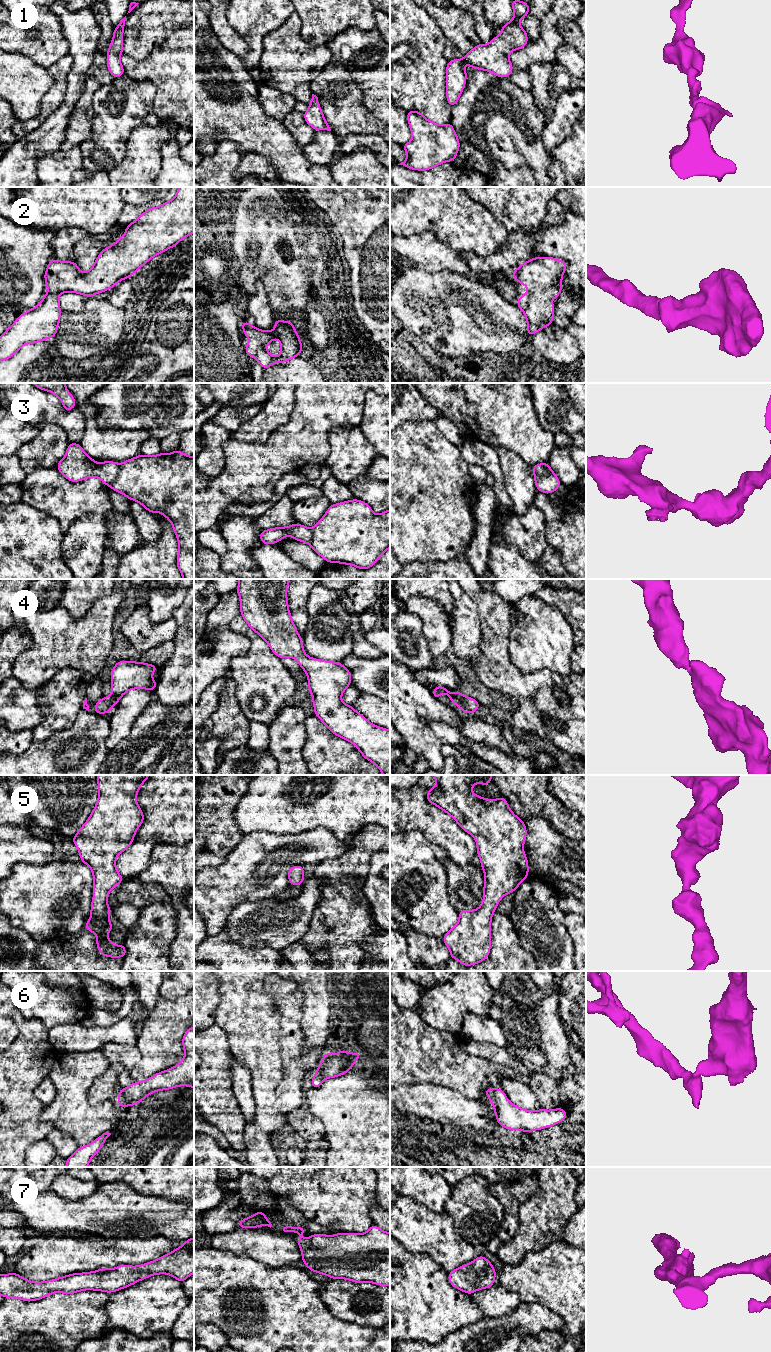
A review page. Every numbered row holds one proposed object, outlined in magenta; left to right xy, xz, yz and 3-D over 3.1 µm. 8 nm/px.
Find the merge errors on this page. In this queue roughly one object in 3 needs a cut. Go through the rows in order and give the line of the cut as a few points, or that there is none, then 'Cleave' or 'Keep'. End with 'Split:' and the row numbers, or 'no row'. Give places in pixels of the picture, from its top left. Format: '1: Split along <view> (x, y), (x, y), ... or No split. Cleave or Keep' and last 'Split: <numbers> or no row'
1: No split. Keep
2: No split. Keep
3: Split along yz (546, 464), (546, 471), (544, 473), (535, 474), (533, 472). Cleave
4: No split. Keep
5: No split. Keep
6: Split along xy (121, 1089), (121, 1096), (129, 1104). Cleave
7: No split. Keep
Split: 3, 6

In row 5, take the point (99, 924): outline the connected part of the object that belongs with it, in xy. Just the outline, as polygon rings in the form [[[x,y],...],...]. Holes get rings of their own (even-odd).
[[[97,775],[99,796],[96,806],[85,824],[72,838],[78,849],[81,862],[93,872],[93,901],[91,902],[90,920],[83,926],[97,936],[96,945],[99,953],[105,957],[125,957],[125,945],[116,945],[108,939],[112,926],[108,916],[112,913],[107,904],[110,891],[124,881],[116,869],[117,856],[133,842],[137,829],[144,822],[144,814],[136,802],[141,785],[150,775]]]

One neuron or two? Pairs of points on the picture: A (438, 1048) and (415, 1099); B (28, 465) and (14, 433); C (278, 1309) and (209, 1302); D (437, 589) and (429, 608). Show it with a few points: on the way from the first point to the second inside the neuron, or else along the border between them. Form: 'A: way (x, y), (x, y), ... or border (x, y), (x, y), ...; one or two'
A: border (400, 1085), (433, 1083), (445, 1087); two
B: border (38, 433), (15, 453); two
C: way (266, 1290), (251, 1280), (227, 1285); one
D: border (410, 597), (426, 596), (433, 599), (448, 617); two

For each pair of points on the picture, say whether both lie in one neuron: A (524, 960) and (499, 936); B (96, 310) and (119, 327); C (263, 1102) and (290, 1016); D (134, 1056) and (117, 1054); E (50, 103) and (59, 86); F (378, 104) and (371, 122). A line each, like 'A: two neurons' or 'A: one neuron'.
A: one neuron
B: one neuron
C: two neurons
D: one neuron
E: one neuron
F: two neurons

